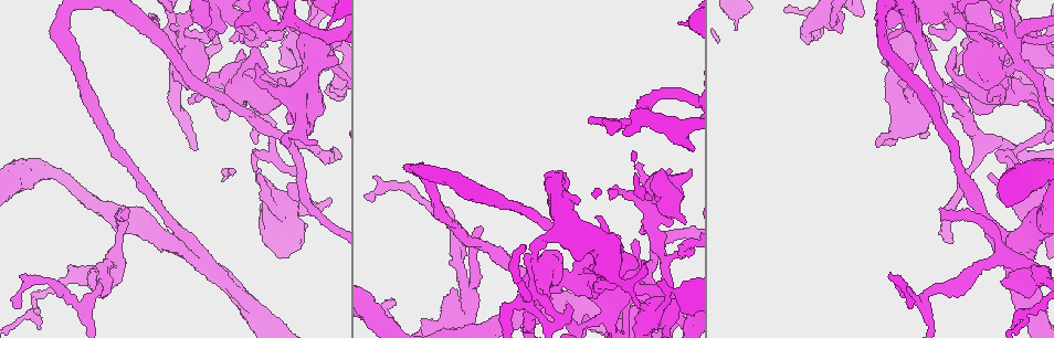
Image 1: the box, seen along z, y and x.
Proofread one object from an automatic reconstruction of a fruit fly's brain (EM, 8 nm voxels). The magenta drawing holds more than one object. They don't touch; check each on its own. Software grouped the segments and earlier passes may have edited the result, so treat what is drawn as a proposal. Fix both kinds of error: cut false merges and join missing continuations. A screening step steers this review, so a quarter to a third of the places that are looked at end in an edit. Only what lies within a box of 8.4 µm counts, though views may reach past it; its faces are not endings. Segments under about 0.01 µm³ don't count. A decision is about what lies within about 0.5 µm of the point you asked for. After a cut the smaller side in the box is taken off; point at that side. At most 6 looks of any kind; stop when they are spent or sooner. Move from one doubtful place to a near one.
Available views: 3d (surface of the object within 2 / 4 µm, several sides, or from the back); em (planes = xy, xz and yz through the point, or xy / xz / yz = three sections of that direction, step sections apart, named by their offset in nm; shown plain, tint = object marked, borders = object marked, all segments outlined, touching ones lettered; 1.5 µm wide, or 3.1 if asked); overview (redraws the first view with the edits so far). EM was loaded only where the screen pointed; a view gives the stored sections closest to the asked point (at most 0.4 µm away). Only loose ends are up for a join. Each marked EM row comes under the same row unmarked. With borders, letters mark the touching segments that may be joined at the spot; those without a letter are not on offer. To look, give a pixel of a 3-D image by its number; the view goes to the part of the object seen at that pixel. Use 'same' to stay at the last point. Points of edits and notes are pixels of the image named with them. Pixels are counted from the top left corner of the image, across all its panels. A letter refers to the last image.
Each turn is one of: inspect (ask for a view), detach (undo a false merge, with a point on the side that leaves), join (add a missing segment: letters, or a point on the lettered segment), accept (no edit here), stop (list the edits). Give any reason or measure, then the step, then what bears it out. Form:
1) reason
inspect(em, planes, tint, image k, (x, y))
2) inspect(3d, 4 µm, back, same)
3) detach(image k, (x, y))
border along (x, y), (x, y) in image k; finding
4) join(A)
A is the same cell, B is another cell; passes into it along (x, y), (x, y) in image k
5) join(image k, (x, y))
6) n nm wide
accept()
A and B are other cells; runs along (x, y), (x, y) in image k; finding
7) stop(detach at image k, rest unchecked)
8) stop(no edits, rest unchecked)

free end
inspect(3d, 2 µm, back, image 1, (290, 197))

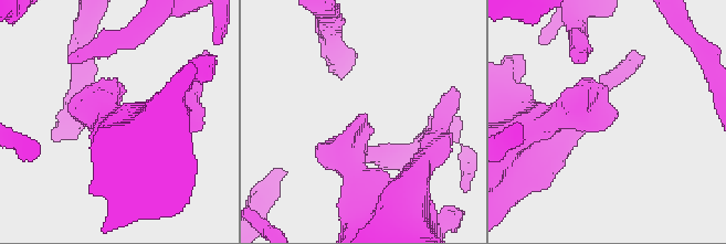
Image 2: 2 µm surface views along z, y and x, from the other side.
inspect(em, planes, borders, image 2, (366, 118))

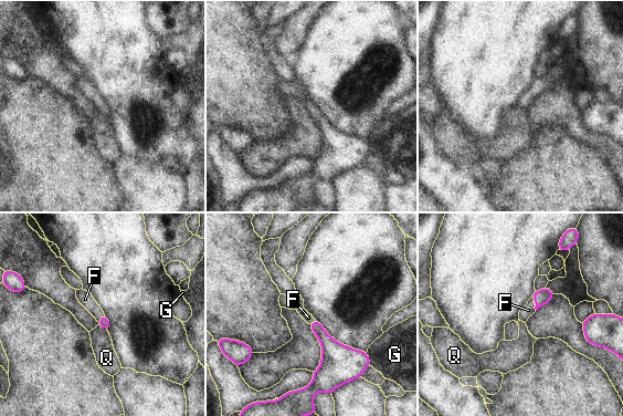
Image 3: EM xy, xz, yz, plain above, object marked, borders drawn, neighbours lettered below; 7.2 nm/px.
join(F)
F is the same cell, G and Q are other cells; passes into it along (542, 297), (536, 303), (528, 310) in image 3; it goes on there

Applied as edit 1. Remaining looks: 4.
branch stops here
inspect(3d, 4 µm, image 1, (287, 123))

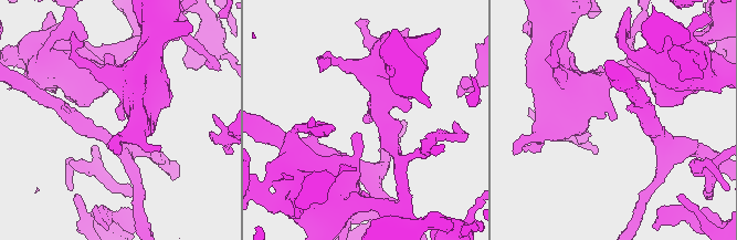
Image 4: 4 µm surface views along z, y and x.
inspect(em, yz, step 8, borders, image 4, (118, 119))

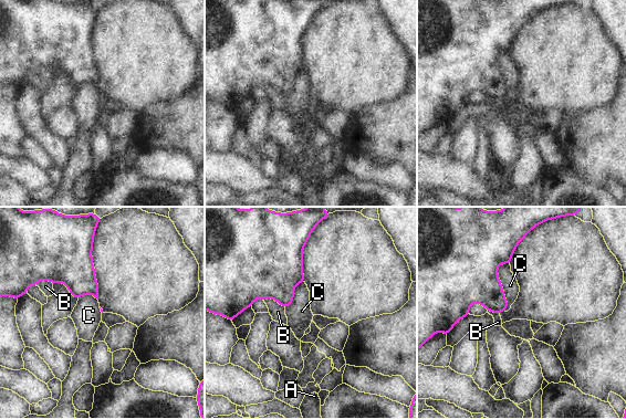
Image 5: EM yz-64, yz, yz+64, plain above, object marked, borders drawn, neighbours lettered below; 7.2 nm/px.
accept()
A, B and C are other cells; border along (501, 262), (505, 311) in image 5; none of them fits

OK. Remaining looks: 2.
sharp bend
inspect(em, xy, step 8, borders, image 1, (388, 313))

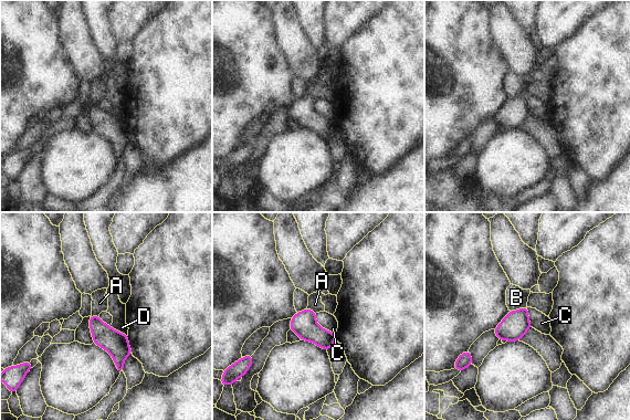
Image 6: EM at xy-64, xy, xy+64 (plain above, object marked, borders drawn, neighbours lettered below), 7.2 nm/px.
inspect(em, planes, borders, same)

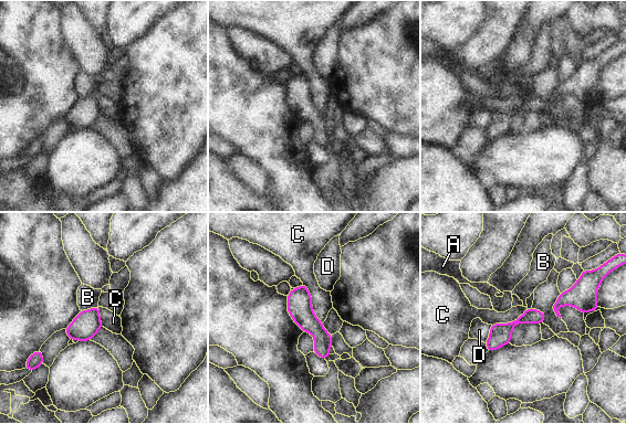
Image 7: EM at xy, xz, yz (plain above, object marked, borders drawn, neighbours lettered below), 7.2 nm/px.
accept()
A, B, C and D are other cells; runs along (295, 290), (325, 354) in image 7; continuous, no second cell

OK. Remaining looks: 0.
stop(join at image 3, rest unchecked)

